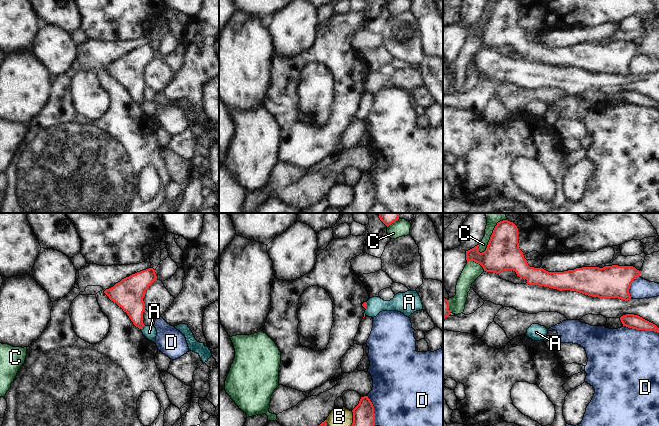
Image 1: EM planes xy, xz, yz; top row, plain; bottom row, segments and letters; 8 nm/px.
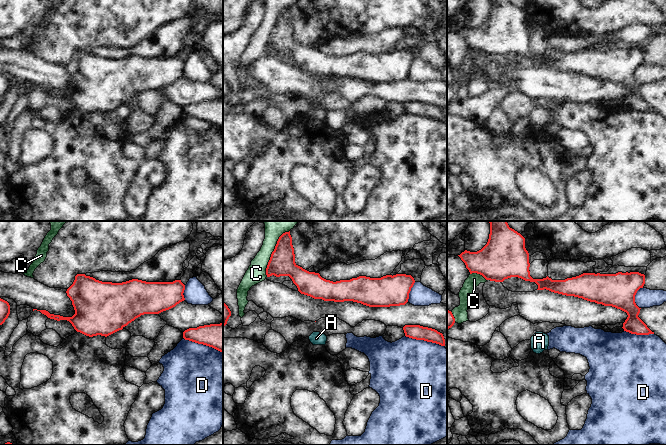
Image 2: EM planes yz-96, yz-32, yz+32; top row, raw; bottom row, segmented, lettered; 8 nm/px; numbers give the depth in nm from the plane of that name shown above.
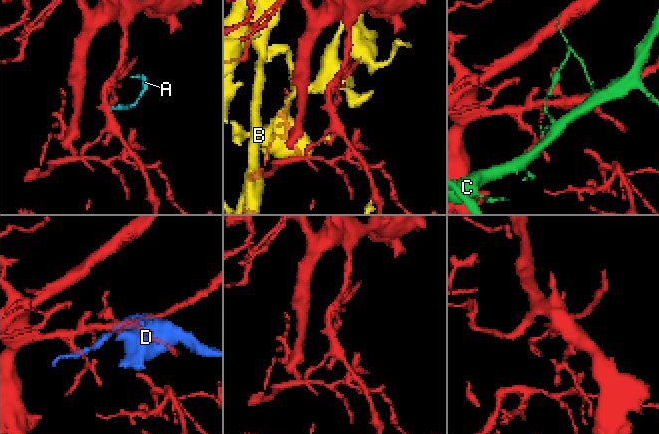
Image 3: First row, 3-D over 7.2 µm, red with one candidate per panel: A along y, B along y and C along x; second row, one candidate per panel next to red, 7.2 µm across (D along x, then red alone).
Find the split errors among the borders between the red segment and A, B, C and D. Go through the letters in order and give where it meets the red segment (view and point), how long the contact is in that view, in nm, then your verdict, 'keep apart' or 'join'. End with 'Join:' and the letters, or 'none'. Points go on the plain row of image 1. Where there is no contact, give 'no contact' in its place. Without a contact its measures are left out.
A: xy (143, 102) | 50 nm | keep apart
B: xz (353, 198) | 190 nm | keep apart
C: yz (490, 15) | 280 nm | keep apart
D: yz (641, 105) | 300 nm | keep apart
Join: none

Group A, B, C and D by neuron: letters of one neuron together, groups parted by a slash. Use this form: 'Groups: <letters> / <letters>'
Groups: A / B / C / D.

